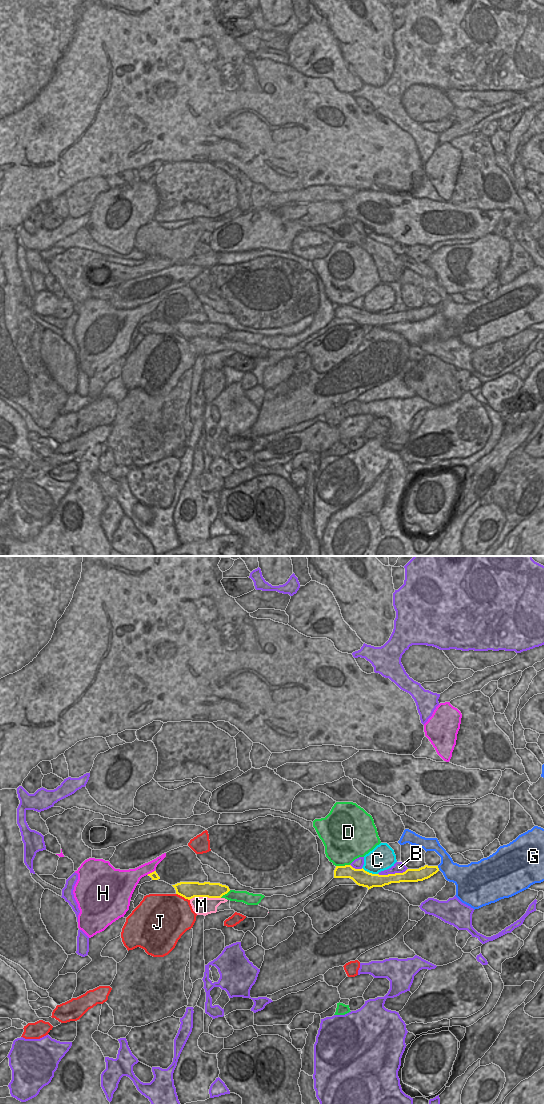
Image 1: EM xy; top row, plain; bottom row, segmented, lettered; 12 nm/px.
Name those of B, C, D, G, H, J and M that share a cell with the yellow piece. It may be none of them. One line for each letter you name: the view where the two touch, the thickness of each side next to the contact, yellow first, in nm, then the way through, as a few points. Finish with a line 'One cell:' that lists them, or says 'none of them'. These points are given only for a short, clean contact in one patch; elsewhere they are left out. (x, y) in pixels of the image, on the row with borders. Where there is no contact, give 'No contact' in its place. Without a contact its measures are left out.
One cell: none of them.

